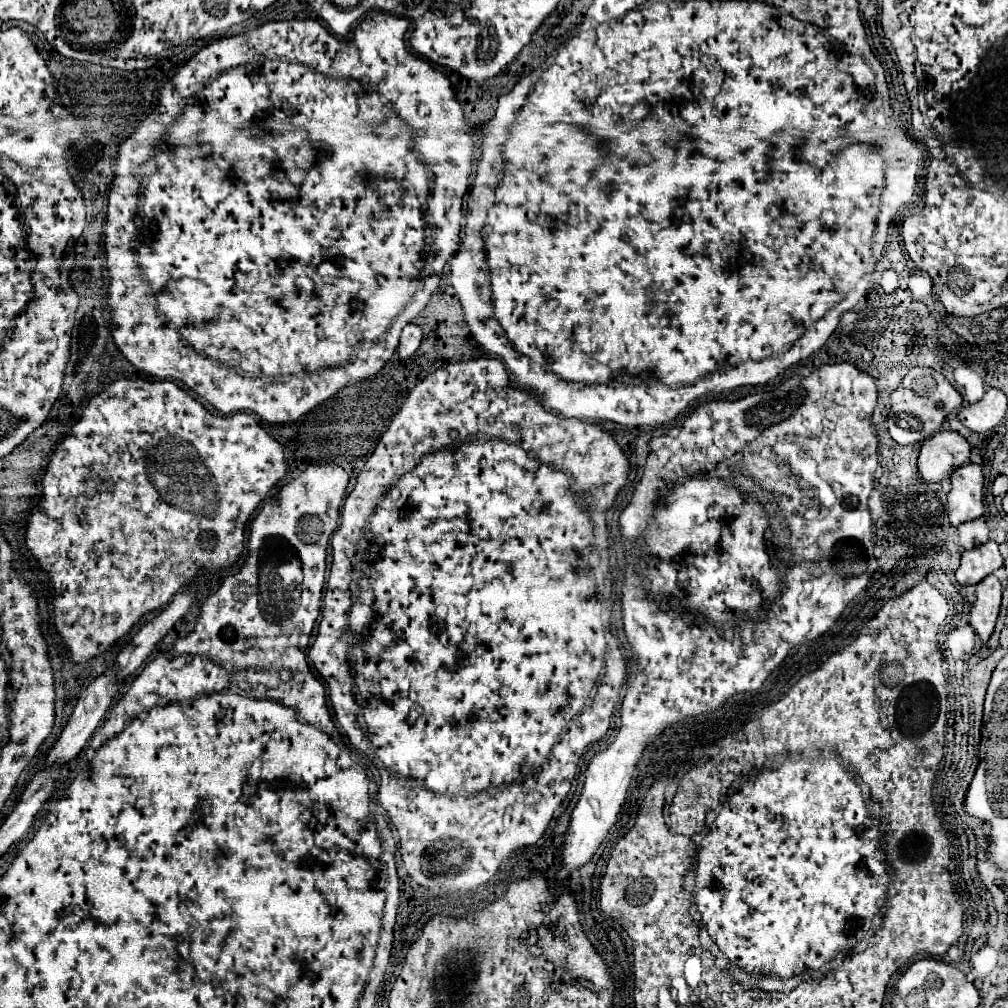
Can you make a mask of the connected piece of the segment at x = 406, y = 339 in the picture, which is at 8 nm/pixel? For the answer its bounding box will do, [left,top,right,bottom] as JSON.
[398,323,422,359]

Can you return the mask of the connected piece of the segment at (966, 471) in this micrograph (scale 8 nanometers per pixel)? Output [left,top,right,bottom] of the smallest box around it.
[948,463,984,525]

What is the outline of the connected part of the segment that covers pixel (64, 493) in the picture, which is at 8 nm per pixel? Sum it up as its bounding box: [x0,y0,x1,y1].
[26,379,288,663]

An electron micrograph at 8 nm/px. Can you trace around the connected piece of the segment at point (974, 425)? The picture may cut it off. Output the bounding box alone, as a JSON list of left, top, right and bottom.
[958,389,1006,433]

